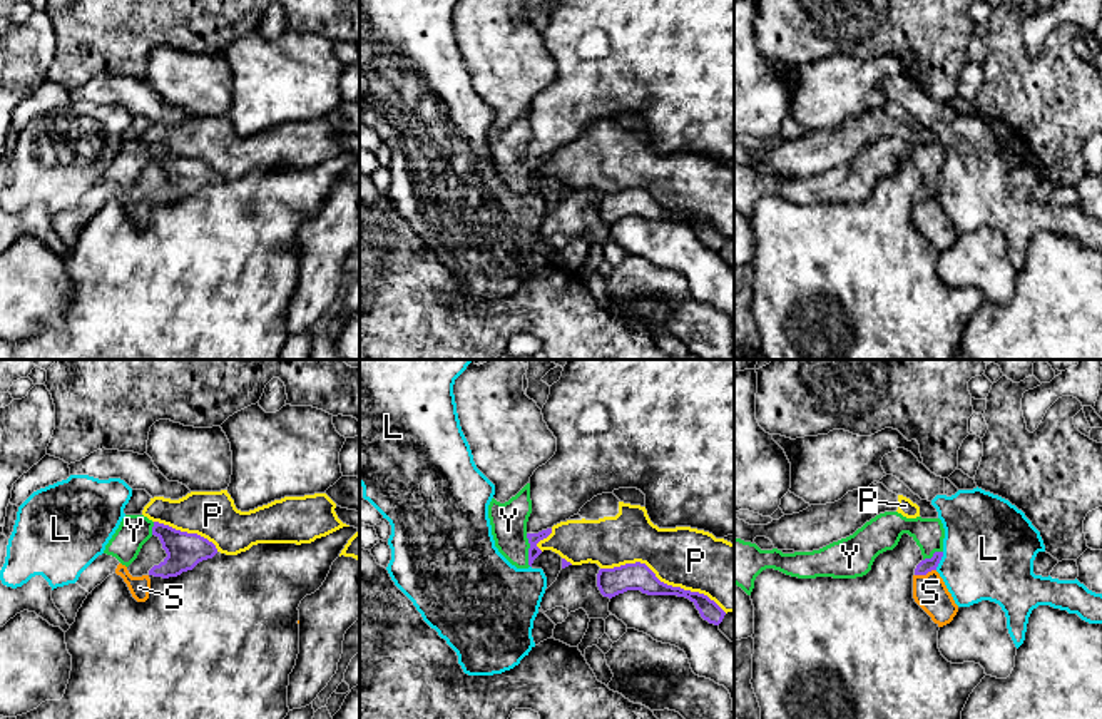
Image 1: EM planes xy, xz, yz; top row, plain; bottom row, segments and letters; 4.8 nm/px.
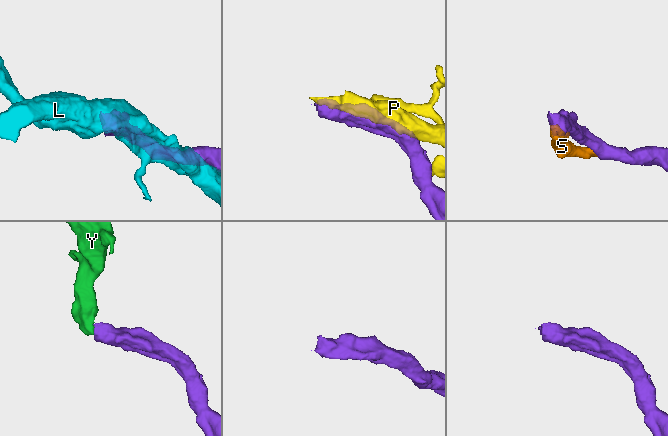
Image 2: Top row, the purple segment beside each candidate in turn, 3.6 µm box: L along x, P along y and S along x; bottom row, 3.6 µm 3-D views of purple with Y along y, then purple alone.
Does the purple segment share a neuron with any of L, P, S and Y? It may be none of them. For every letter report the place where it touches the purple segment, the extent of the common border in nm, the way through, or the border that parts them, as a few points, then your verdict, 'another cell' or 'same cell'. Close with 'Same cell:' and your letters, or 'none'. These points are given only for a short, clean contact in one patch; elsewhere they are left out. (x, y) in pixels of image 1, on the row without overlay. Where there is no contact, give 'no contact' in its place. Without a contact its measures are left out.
L: contact yz (940, 184); length 100 nm; another cell
P: contact xz (663, 208); length 650 nm; another cell
S: contact yz (925, 199); length 110 nm; another cell
Y: contact xz (529, 176); length 160 nm; way xz (534, 164), (529, 176), (509, 156), (509, 146); same cell
Same cell: Y

